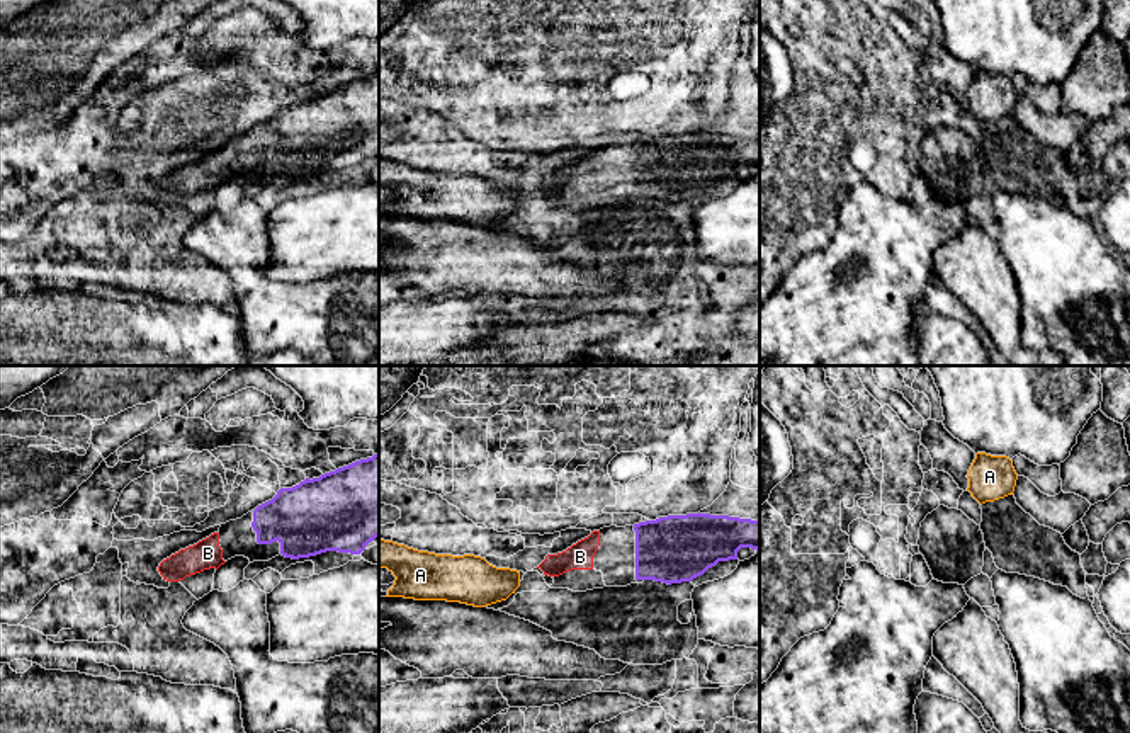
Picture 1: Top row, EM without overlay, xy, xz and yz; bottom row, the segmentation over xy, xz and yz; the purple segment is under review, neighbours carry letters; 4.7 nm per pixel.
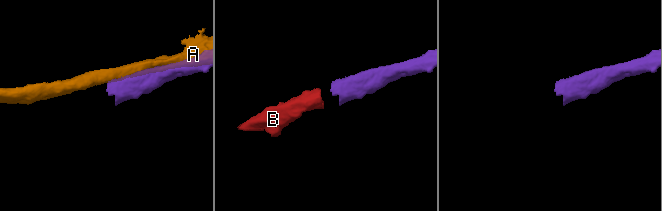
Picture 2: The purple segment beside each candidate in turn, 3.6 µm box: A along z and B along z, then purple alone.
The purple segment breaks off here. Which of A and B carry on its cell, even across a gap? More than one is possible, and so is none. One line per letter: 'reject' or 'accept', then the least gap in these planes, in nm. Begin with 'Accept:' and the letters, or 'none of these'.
Accept: B
A: reject; gap 550 nm
B: accept; gap 160 nm

